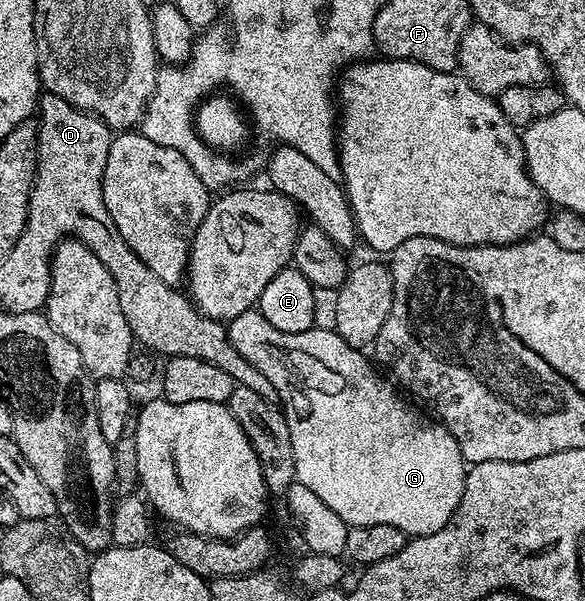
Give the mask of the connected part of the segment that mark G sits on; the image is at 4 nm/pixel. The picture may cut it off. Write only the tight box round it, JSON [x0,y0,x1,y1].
[227,308,467,538]

